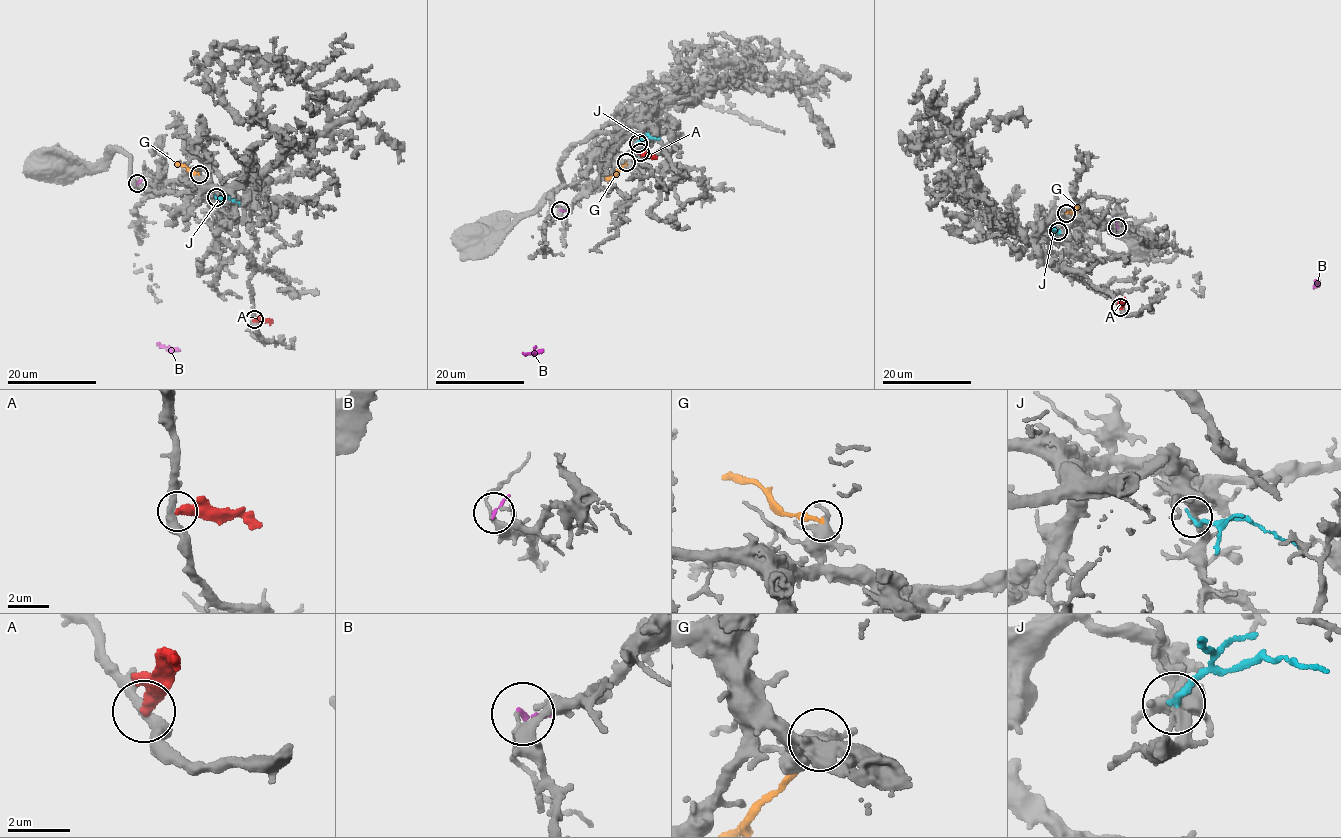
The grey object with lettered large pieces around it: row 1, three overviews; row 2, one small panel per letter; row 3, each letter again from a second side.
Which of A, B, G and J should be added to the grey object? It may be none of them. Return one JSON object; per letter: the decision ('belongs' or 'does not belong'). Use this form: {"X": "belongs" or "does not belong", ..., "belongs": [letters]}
{"A": "does not belong", "B": "does not belong", "G": "does not belong", "J": "belongs", "belongs": ["J"]}

